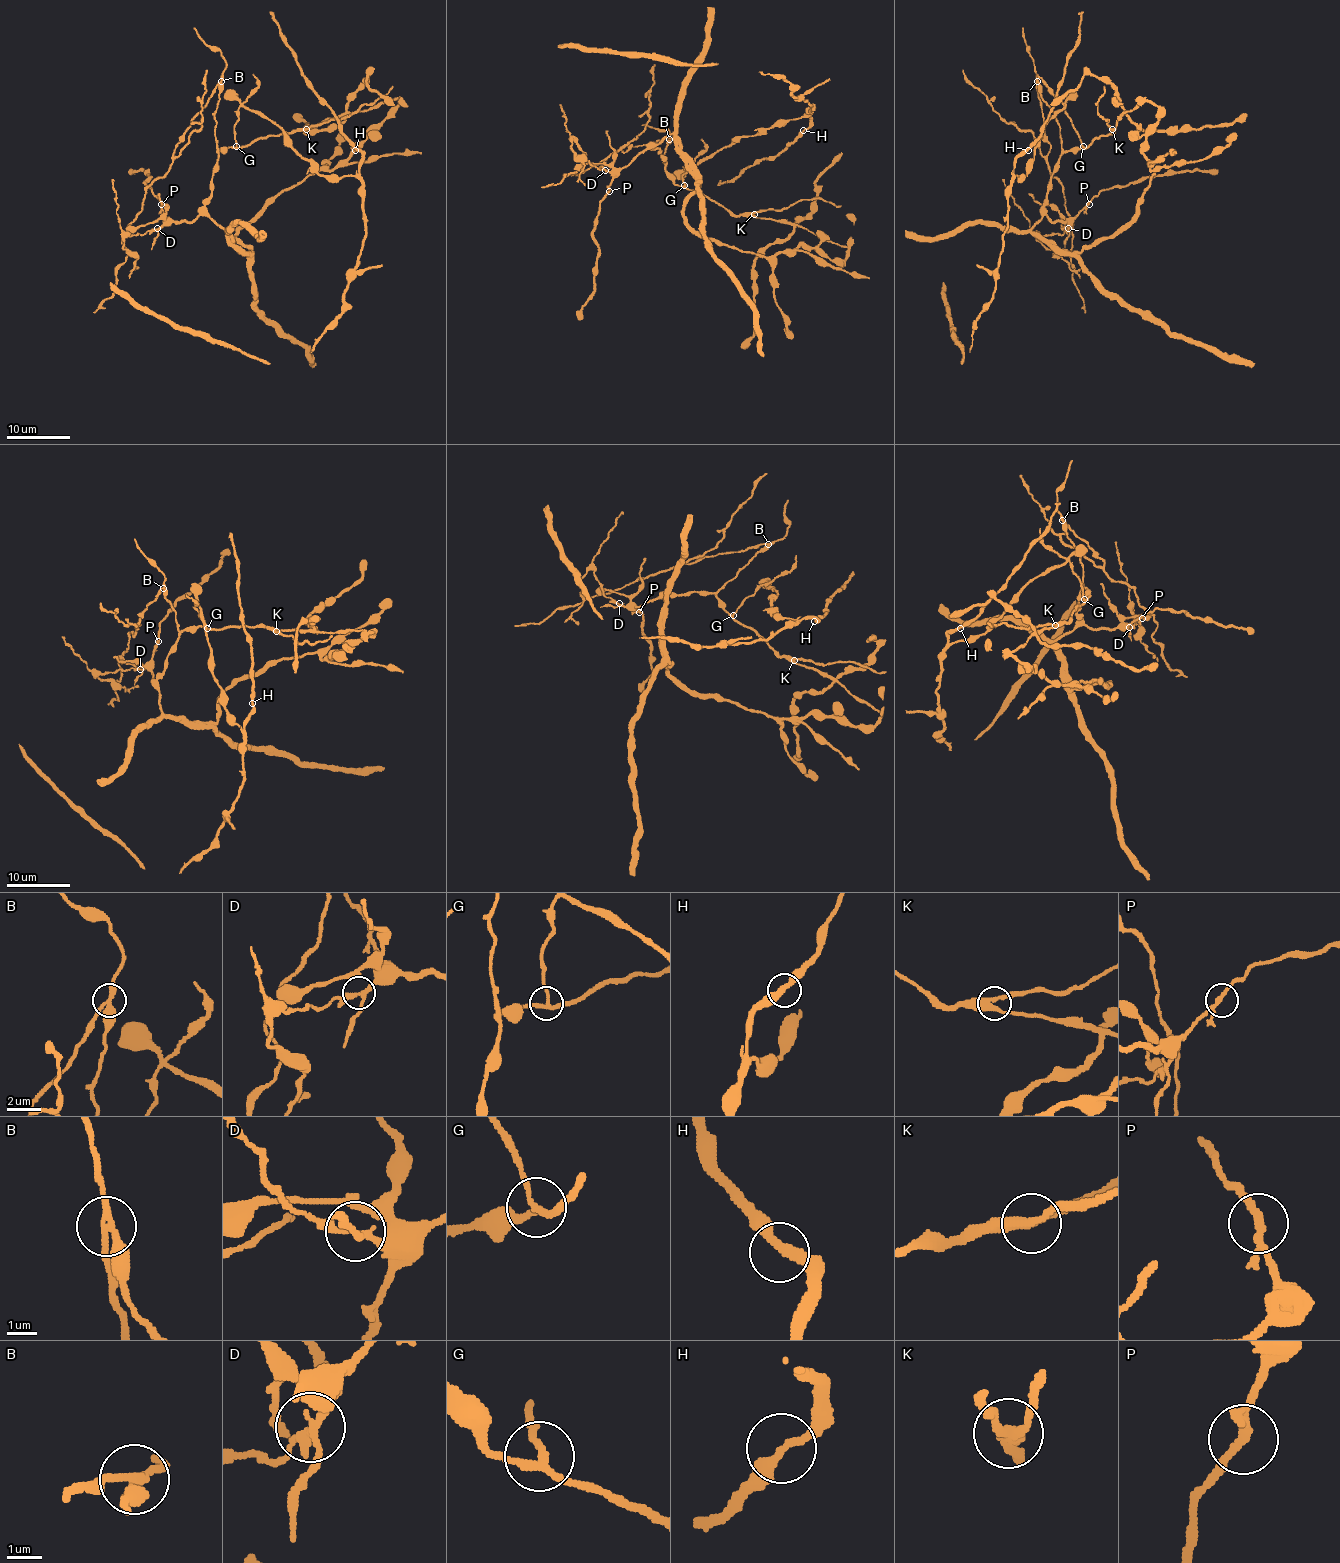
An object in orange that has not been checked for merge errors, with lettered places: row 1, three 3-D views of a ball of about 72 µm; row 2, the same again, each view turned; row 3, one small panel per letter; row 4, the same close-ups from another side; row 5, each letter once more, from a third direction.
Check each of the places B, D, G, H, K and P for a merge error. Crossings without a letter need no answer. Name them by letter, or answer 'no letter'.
B, D, G

